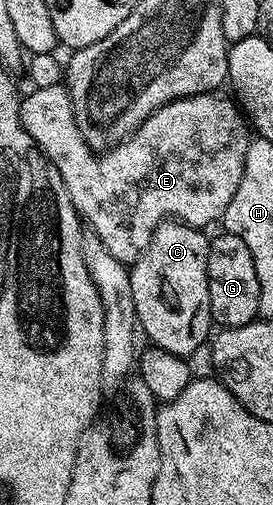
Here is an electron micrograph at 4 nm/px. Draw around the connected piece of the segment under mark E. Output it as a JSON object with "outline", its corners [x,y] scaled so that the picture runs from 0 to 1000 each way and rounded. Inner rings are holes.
{"outline":[[[231,164],[117,174],[106,184],[73,202],[73,240],[95,265],[110,265],[136,293],[205,331],[212,345],[227,345],[278,426],[370,475],[374,487],[458,527],[484,525],[520,495],[535,495],[557,457],[597,436],[663,436],[700,451],[744,453],[747,444],[777,444],[788,436],[795,442],[828,408],[842,408],[842,392],[857,392],[857,376],[872,376],[886,356],[916,275],[912,248],[846,196],[817,198],[806,186],[751,186],[626,198],[549,226],[549,234],[535,234],[469,275],[440,279],[421,293],[363,301],[300,273],[271,234],[264,198]]]}

